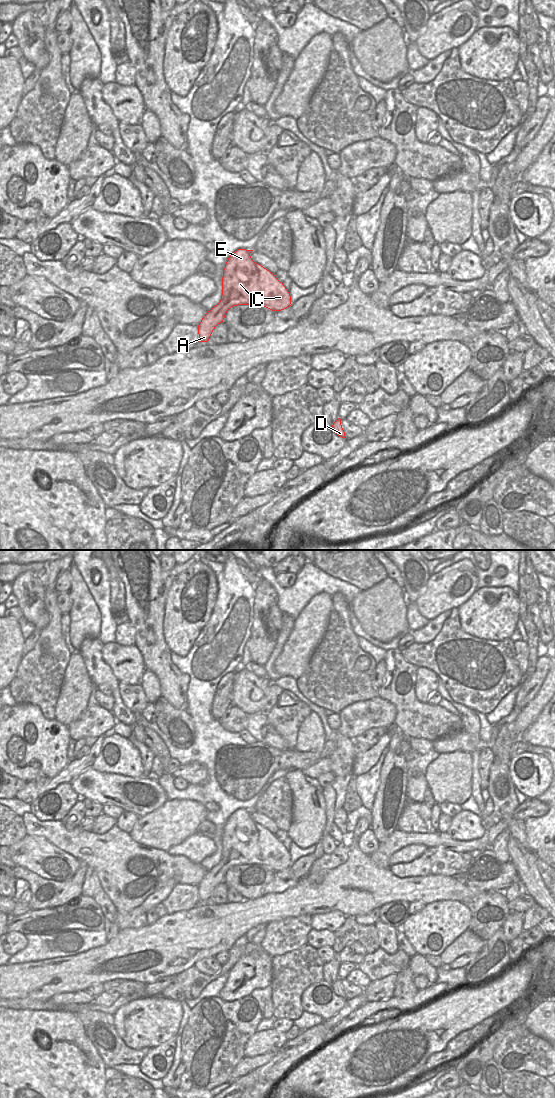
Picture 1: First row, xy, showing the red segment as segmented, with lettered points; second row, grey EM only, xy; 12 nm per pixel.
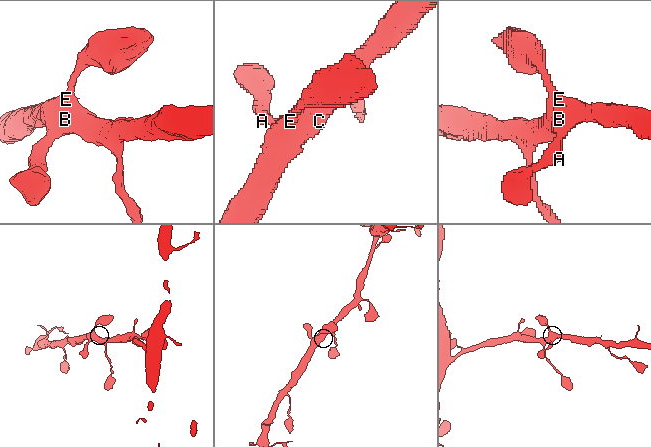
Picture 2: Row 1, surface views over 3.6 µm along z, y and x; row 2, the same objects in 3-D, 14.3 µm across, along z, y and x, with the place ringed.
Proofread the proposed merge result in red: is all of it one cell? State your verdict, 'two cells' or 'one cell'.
one cell

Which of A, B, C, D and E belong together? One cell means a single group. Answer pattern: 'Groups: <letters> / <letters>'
Groups: A B C D E

